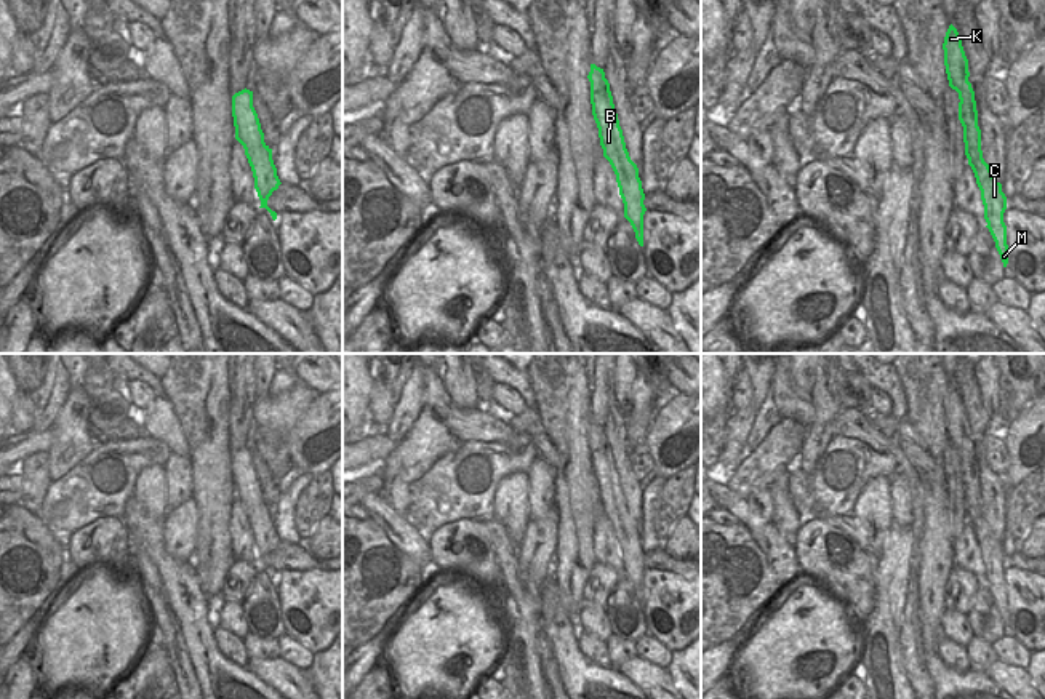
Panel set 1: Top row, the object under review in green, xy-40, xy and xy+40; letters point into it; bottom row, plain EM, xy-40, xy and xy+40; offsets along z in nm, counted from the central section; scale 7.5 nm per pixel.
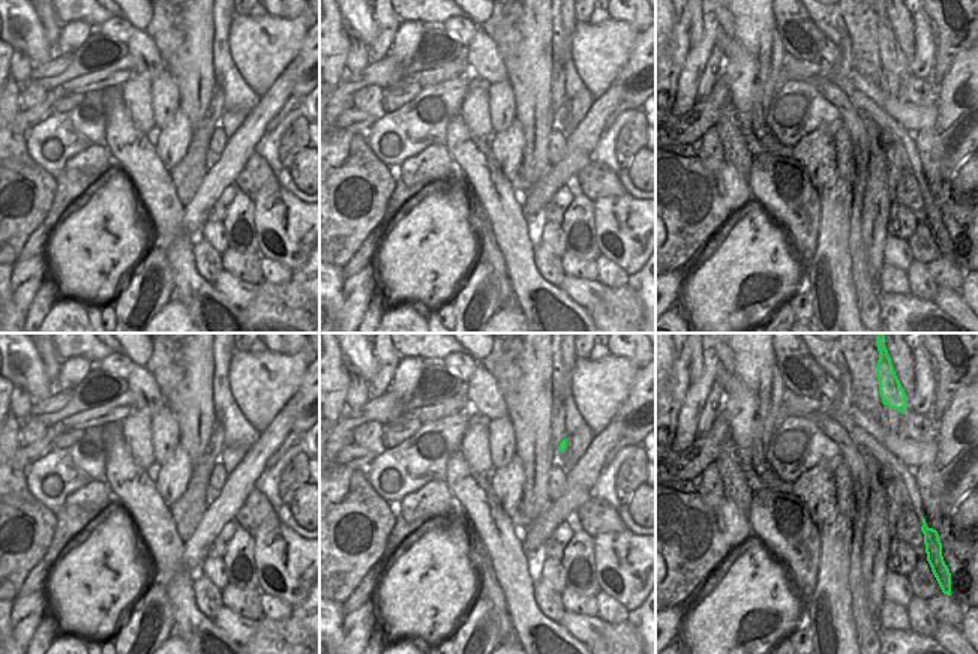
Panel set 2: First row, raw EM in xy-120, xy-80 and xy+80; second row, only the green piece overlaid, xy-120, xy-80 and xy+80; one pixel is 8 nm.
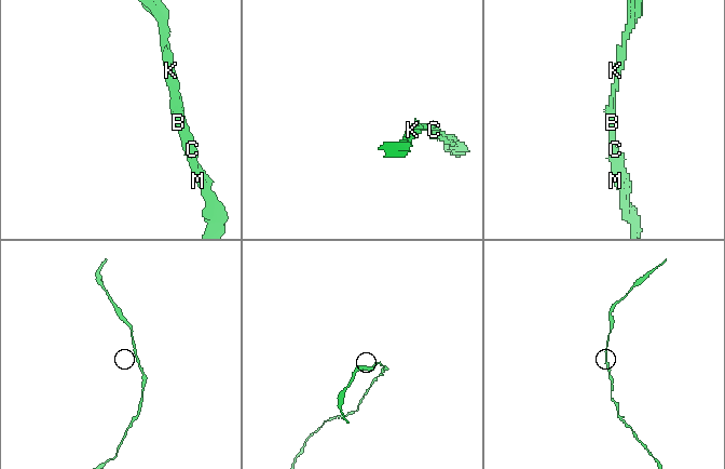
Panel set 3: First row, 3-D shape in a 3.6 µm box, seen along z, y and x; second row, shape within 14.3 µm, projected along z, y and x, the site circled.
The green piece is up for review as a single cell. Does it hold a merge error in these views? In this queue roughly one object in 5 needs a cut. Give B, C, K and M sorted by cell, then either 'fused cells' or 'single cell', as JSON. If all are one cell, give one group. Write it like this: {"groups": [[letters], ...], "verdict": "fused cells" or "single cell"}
{"groups": [["B", "C", "K", "M"]], "verdict": "single cell"}

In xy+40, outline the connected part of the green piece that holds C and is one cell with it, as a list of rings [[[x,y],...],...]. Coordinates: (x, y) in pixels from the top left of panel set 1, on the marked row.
[[[951,24],[944,43],[944,66],[949,86],[959,93],[959,120],[963,126],[965,155],[971,166],[976,184],[981,190],[984,205],[984,219],[995,242],[1003,267],[1008,264],[1007,226],[1003,213],[1007,210],[1007,197],[1002,192],[1002,184],[995,181],[989,165],[983,158],[981,130],[978,126],[978,110],[975,91],[968,82],[968,59],[965,56],[962,40],[957,29]]]

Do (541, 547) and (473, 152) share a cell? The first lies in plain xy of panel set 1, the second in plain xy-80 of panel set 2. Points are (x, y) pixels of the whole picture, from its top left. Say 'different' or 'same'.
different

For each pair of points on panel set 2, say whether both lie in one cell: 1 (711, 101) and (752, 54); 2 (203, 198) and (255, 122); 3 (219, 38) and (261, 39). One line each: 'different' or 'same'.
1: different
2: same
3: different

